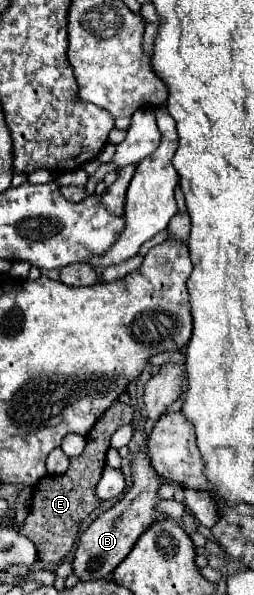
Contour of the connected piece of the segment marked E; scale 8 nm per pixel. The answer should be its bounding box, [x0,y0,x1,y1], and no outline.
[20,402,134,562]

